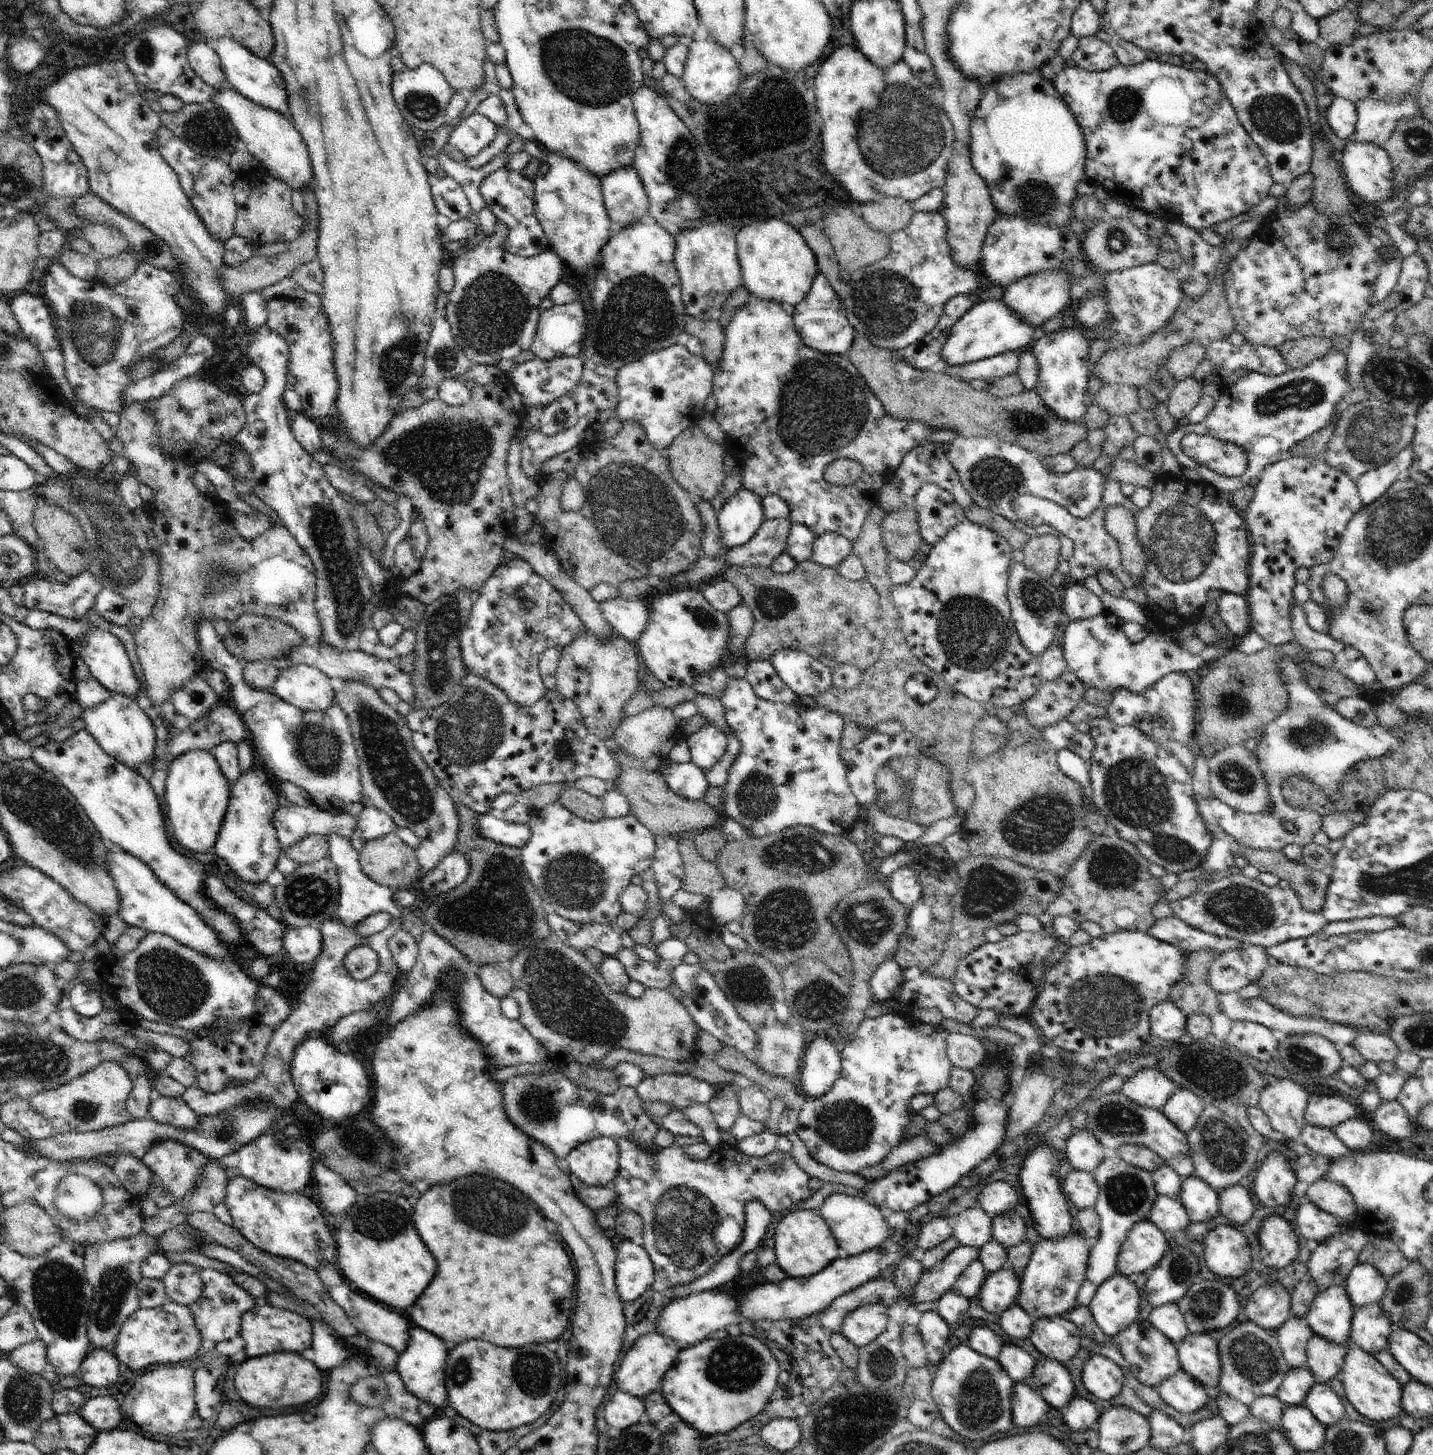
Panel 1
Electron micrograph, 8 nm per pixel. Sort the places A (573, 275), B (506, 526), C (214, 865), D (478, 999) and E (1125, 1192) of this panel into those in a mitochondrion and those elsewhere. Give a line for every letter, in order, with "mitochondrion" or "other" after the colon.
A: other
B: other
C: other
D: other
E: mitochondrion

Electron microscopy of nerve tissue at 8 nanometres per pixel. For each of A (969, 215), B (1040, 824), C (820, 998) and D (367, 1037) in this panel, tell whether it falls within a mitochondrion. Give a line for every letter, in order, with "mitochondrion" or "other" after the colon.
A: other
B: mitochondrion
C: mitochondrion
D: other

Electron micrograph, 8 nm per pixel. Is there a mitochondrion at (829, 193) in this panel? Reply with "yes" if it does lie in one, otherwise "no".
no

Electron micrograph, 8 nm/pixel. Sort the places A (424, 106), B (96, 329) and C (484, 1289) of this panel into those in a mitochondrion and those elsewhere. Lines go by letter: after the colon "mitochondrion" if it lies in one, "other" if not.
A: mitochondrion
B: mitochondrion
C: other

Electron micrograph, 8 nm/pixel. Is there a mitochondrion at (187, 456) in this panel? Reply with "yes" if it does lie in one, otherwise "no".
no

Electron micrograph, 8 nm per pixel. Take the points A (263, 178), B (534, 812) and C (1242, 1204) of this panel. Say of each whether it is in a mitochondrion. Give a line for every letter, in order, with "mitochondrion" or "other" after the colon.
A: other
B: other
C: other

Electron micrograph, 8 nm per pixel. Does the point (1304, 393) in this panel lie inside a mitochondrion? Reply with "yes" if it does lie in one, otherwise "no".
yes

